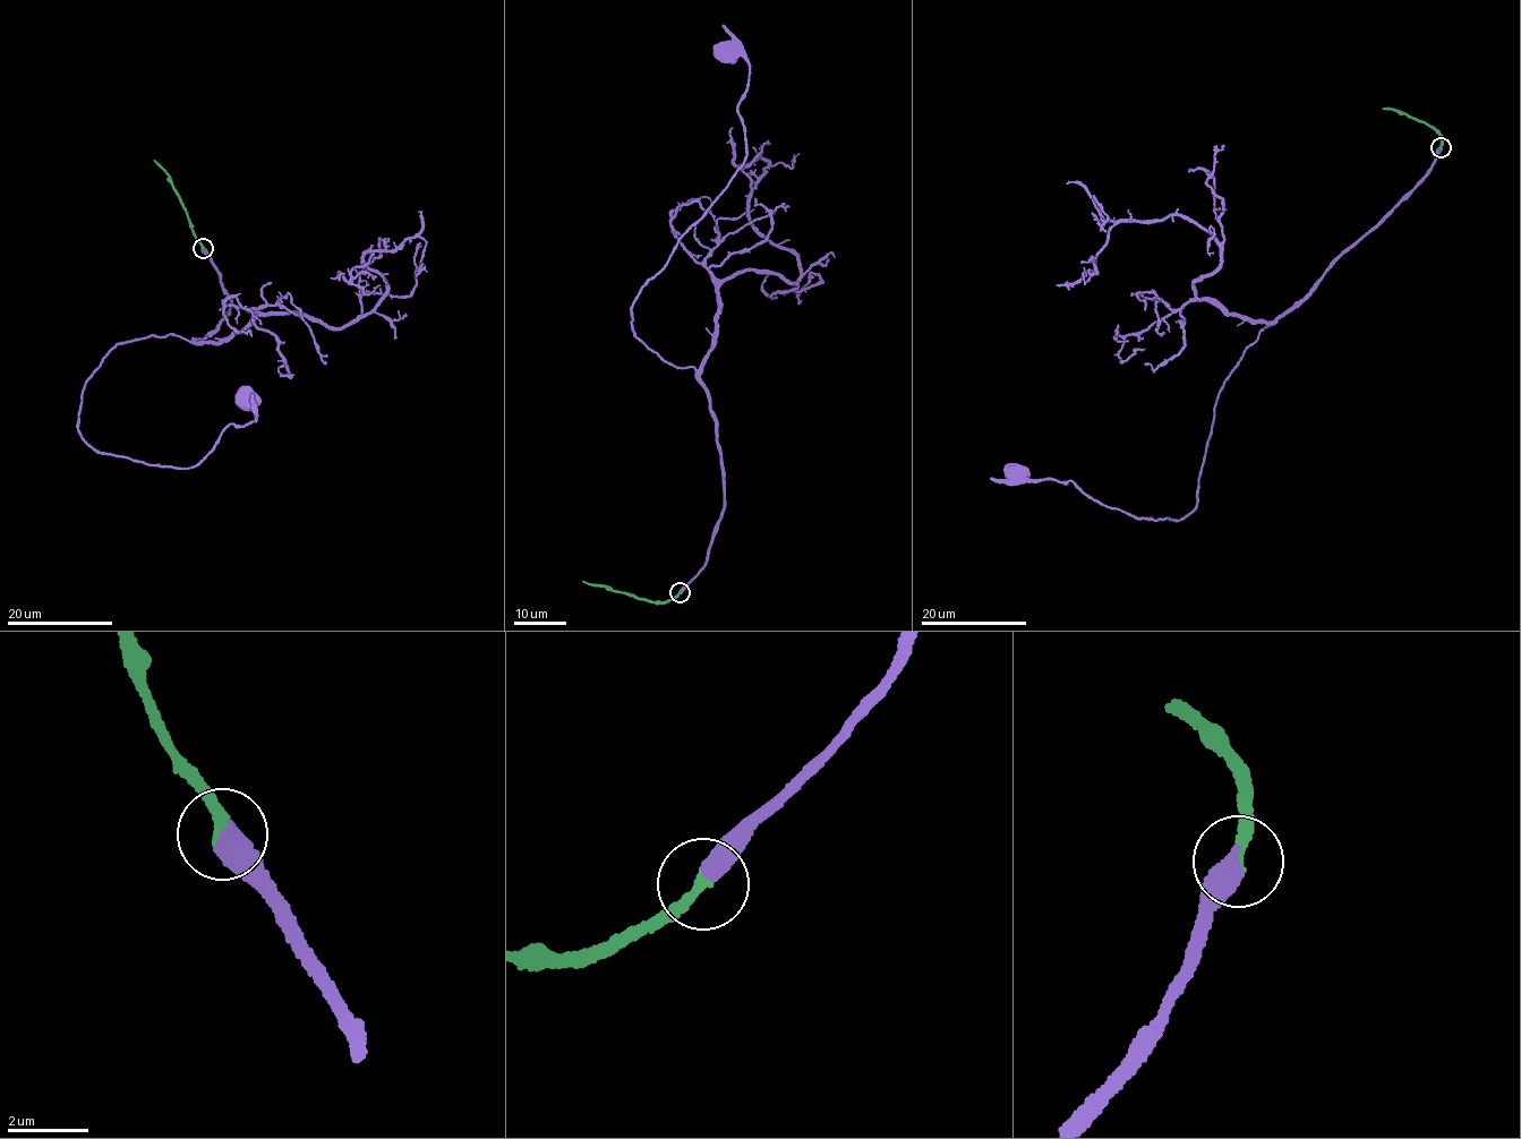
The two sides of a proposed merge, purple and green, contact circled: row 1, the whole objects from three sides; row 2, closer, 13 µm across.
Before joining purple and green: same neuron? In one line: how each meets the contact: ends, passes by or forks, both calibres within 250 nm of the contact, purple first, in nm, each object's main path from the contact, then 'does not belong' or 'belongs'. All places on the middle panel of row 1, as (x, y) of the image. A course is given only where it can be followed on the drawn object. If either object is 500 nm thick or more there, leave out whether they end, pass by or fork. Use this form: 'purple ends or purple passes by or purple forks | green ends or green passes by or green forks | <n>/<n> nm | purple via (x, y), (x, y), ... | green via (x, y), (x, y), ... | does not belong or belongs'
550/320 nm | purple via (680, 592), (725, 504), (718, 431), (694, 368), (637, 337), (631, 307), (744, 161), (749, 63), (723, 51) | green via (680, 593), (671, 600), (656, 604), (582, 581) | belongs

